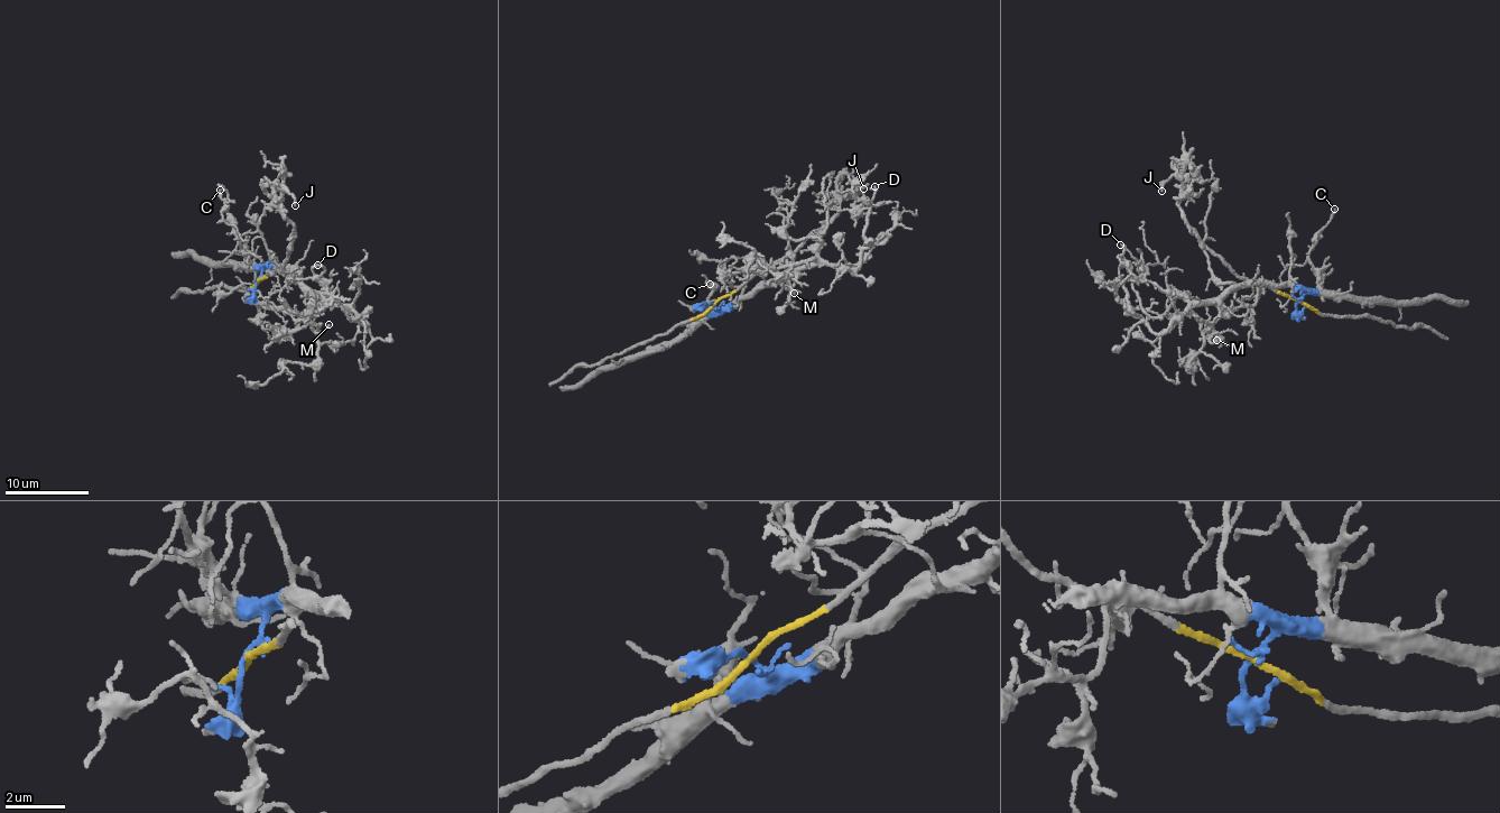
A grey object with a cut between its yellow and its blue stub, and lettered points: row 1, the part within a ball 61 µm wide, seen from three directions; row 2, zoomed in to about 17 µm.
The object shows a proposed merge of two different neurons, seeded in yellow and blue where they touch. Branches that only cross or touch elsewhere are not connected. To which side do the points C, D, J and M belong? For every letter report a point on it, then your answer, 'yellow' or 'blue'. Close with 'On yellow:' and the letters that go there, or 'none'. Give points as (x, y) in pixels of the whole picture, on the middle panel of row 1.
C: place (710, 284); blue
D: place (874, 186); blue
J: place (863, 188); yellow
M: place (794, 293); blue
On yellow: J

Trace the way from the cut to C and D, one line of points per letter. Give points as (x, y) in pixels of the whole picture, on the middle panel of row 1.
C: (713, 304), (716, 310), (705, 313), (710, 295), (715, 287), (714, 283), (710, 286), (710, 283)
D: (713, 304), (724, 310), (816, 265), (858, 266), (870, 211), (859, 215), (860, 206), (871, 200), (876, 185)

